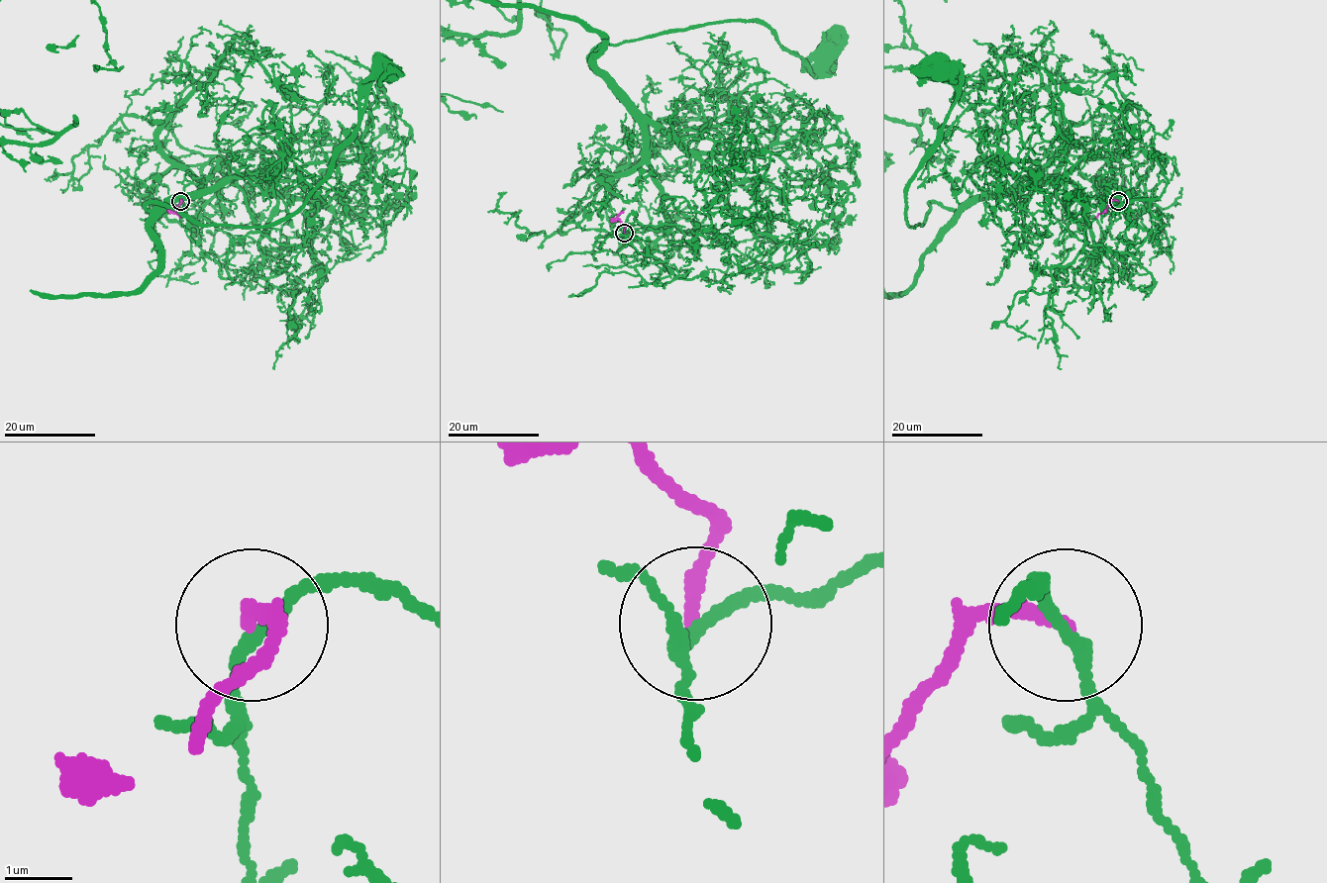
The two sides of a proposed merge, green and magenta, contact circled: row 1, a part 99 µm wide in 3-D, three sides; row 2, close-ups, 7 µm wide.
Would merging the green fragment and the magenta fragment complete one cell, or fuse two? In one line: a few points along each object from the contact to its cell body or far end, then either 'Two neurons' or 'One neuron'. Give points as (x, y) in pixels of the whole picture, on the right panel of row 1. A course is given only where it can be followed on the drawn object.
Course of green: (1118, 200), (1109, 165), (1080, 160), (962, 208), (933, 203), (910, 227), (907, 183), (955, 97), (933, 67). Course of magenta: (1118, 200), (1111, 201), (1096, 218). Two neurons

